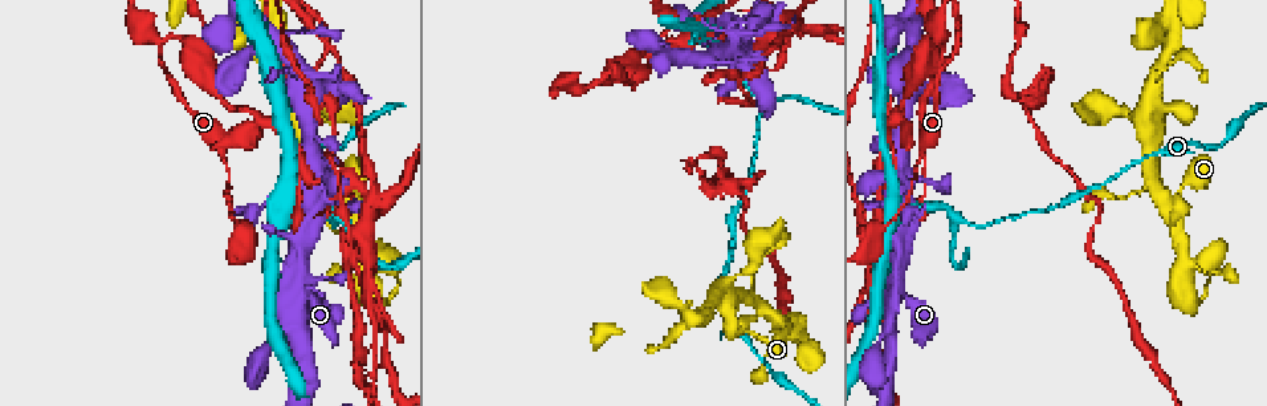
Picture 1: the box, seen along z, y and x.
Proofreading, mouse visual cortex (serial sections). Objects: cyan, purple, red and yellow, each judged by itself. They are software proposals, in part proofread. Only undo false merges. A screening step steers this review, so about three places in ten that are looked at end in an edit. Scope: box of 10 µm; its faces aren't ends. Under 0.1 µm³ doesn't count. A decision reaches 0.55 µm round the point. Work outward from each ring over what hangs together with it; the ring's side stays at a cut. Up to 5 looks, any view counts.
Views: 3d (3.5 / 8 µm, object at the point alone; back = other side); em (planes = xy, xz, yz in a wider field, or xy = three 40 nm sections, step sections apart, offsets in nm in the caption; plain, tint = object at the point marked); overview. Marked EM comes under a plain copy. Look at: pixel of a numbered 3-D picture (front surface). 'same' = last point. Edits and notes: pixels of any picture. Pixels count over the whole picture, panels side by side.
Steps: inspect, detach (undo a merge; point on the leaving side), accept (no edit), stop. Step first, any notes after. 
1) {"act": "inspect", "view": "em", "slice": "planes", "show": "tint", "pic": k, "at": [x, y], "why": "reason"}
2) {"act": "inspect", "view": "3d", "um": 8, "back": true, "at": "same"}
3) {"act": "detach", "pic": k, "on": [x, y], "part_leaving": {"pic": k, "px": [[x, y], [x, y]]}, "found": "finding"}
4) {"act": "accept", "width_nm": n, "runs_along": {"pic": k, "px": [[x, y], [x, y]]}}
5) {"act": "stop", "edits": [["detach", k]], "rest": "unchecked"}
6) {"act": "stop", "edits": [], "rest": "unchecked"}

{"act": "inspect", "view": "3d", "um": 3.5, "back": true, "pic": 1, "at": [960, 220], "why": "three-way junction"}

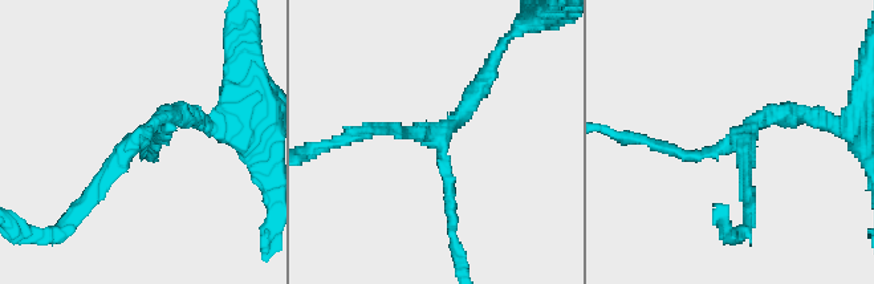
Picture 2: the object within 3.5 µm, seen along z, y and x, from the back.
{"act": "inspect", "view": "em", "slice": "xy", "step": 5, "show": "tint", "pic": 2, "at": [736, 140], "arms": 3, "arm_widths_nm": [150, 150, 200]}

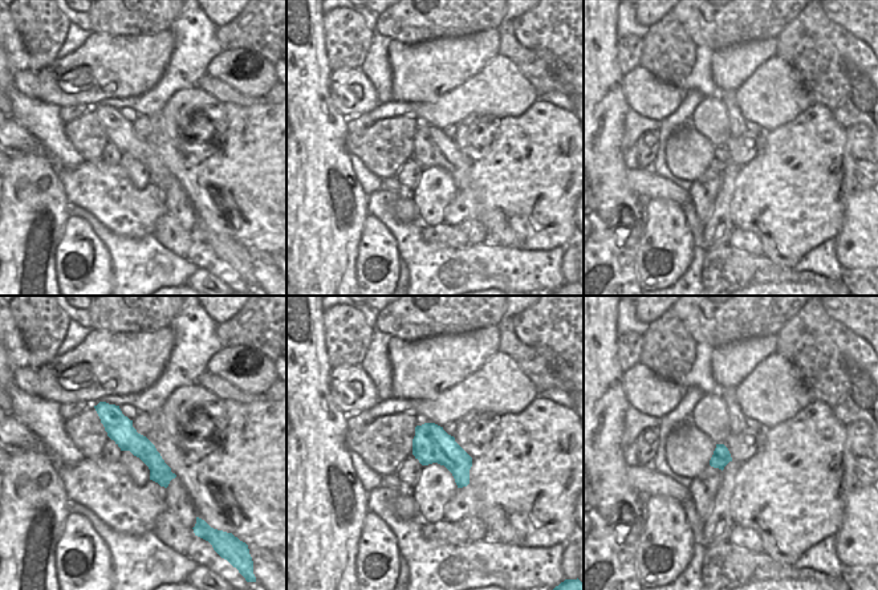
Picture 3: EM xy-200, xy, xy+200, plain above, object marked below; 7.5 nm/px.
{"act": "accept", "width_nm": 280, "runs_along": {"pic": 3, "px": [[102, 405], [155, 463], [165, 483]]}, "found": "all the same cell"}

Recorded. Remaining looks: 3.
{"act": "inspect", "view": "3d", "um": 3.5, "pic": 1, "at": [1169, 205], "why": "three arms meet"}

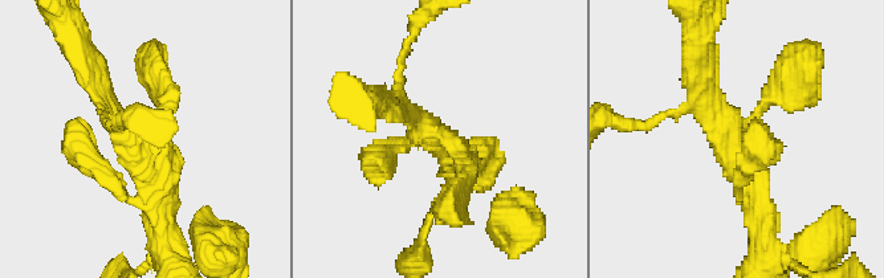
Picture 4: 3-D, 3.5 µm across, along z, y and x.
{"act": "inspect", "view": "em", "slice": "xy", "step": 5, "show": "tint", "pic": 4, "at": [740, 145]}

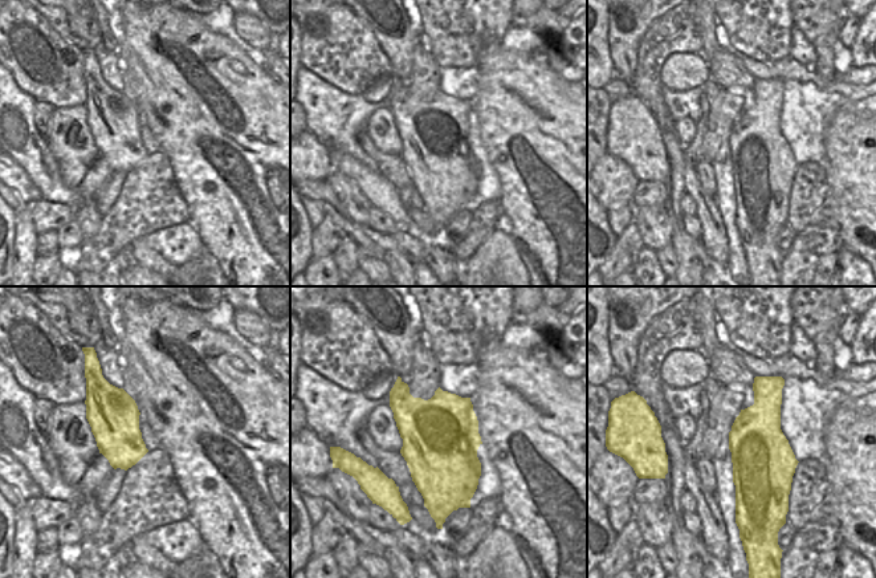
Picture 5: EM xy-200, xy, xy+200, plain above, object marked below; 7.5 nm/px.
{"act": "accept", "runs_along": {"pic": 4, "px": [[456, 192], [460, 155], [395, 107]]}, "found": "one cell here"}

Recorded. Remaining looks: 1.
{"act": "stop", "edits": [], "rest": "unchecked"}

